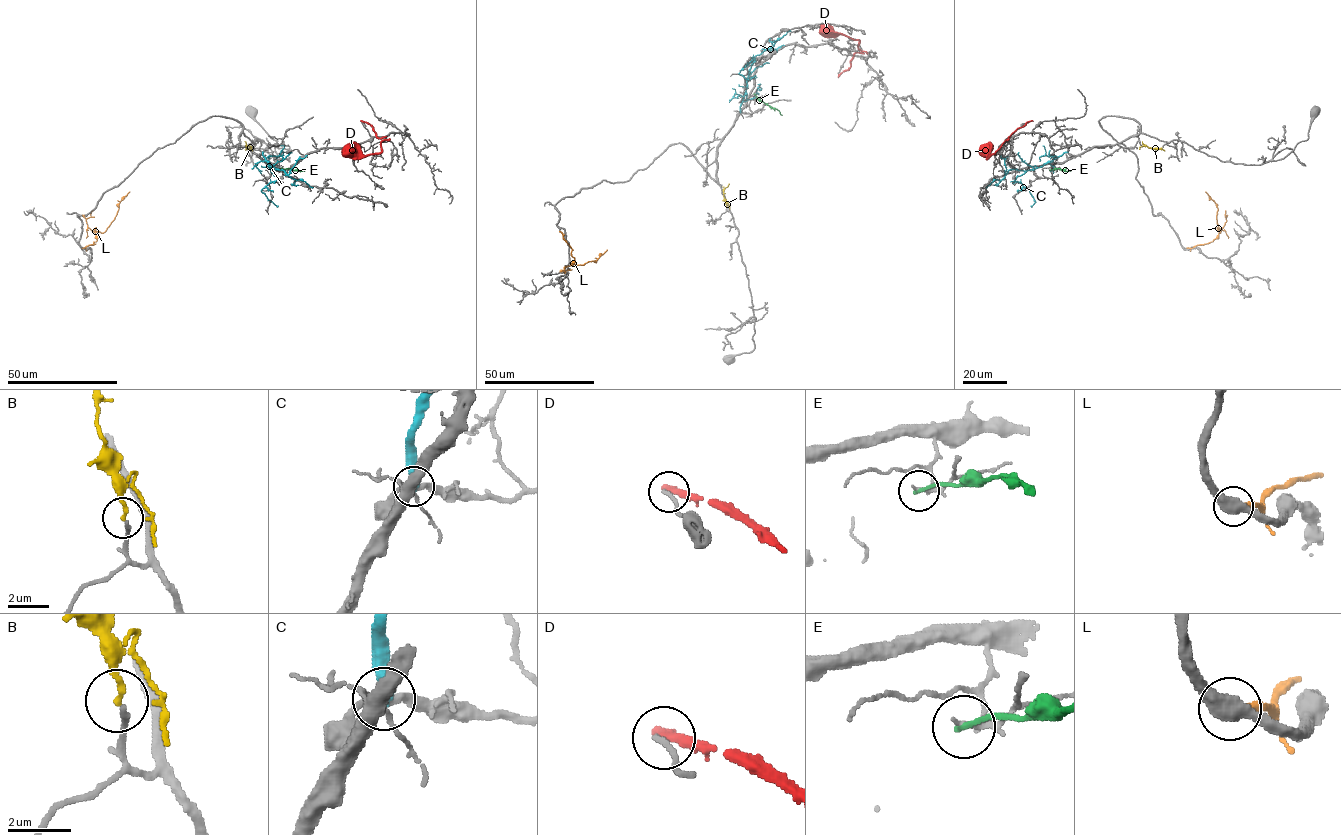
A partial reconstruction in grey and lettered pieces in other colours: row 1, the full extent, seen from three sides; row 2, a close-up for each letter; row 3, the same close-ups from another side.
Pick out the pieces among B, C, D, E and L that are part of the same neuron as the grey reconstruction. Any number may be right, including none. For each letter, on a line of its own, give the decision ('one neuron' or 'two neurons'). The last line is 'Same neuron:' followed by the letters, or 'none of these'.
B: one neuron
C: two neurons
D: two neurons
E: two neurons
L: one neuron
Same neuron: B, L

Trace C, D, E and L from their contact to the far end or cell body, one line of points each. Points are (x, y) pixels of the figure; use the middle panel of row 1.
C: (740, 112), (748, 72), (755, 61), (753, 59), (738, 73), (748, 79), (754, 76)
D: (839, 74), (850, 66), (853, 55), (860, 52), (858, 40), (820, 25)
E: (755, 94), (782, 115)
L: (559, 231), (571, 249), (573, 263), (576, 265), (596, 262), (607, 250)

